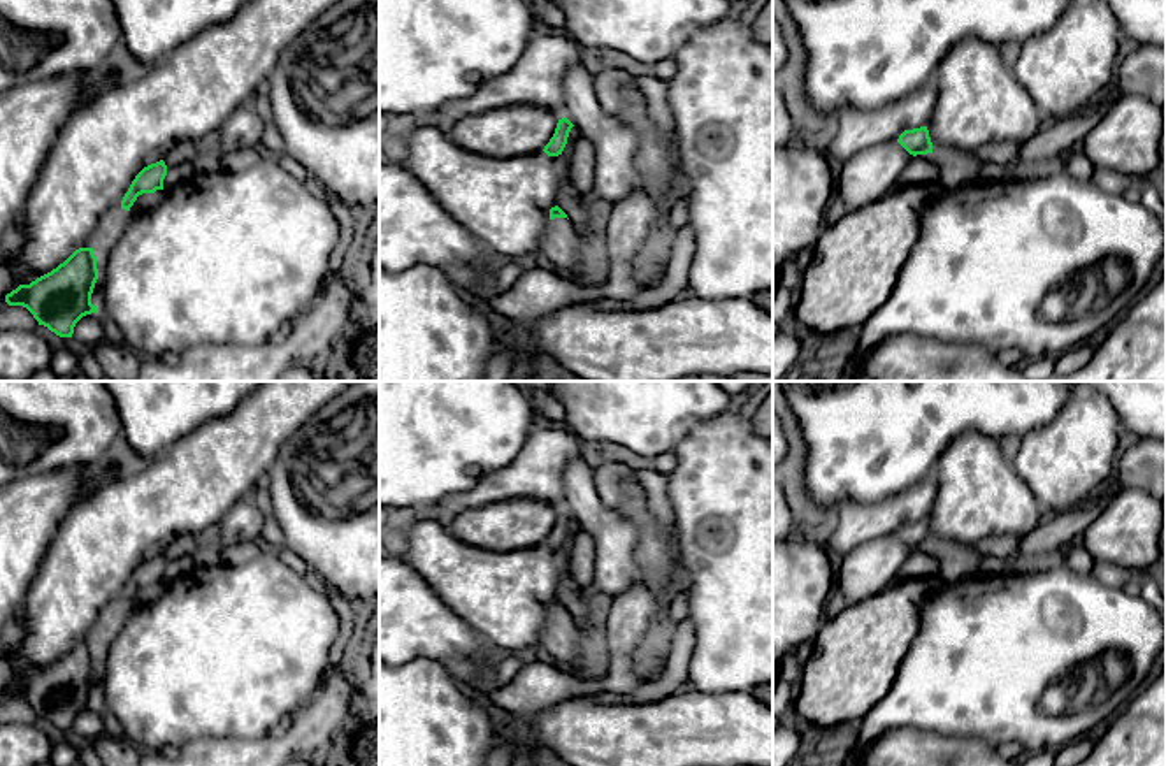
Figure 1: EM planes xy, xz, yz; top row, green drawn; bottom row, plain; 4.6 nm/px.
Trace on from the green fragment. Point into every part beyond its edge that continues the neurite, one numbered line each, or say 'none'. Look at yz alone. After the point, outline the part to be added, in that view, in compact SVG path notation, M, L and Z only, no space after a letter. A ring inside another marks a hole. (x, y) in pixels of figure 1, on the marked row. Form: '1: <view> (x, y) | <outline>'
none

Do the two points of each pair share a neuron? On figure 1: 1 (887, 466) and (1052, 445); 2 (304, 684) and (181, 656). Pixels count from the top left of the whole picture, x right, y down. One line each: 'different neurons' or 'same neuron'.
1: different neurons
2: same neuron

